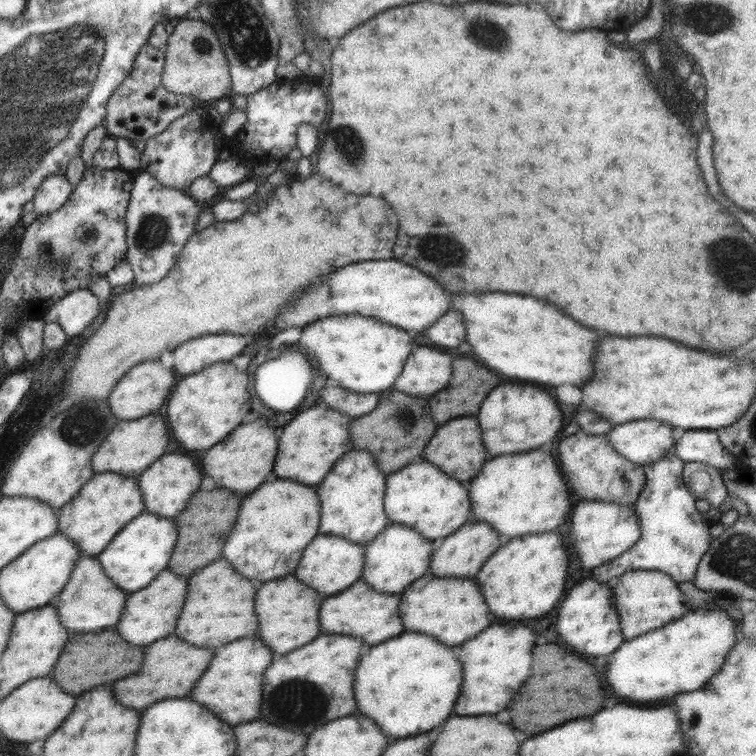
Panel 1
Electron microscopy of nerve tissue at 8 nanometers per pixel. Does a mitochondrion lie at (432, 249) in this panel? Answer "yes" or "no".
yes

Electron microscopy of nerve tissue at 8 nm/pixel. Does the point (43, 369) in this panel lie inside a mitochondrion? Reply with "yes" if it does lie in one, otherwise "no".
no

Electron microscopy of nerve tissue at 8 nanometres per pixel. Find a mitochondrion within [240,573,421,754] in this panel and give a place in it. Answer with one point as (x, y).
(293, 703)

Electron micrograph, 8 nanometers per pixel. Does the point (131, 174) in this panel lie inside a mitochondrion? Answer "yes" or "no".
no

